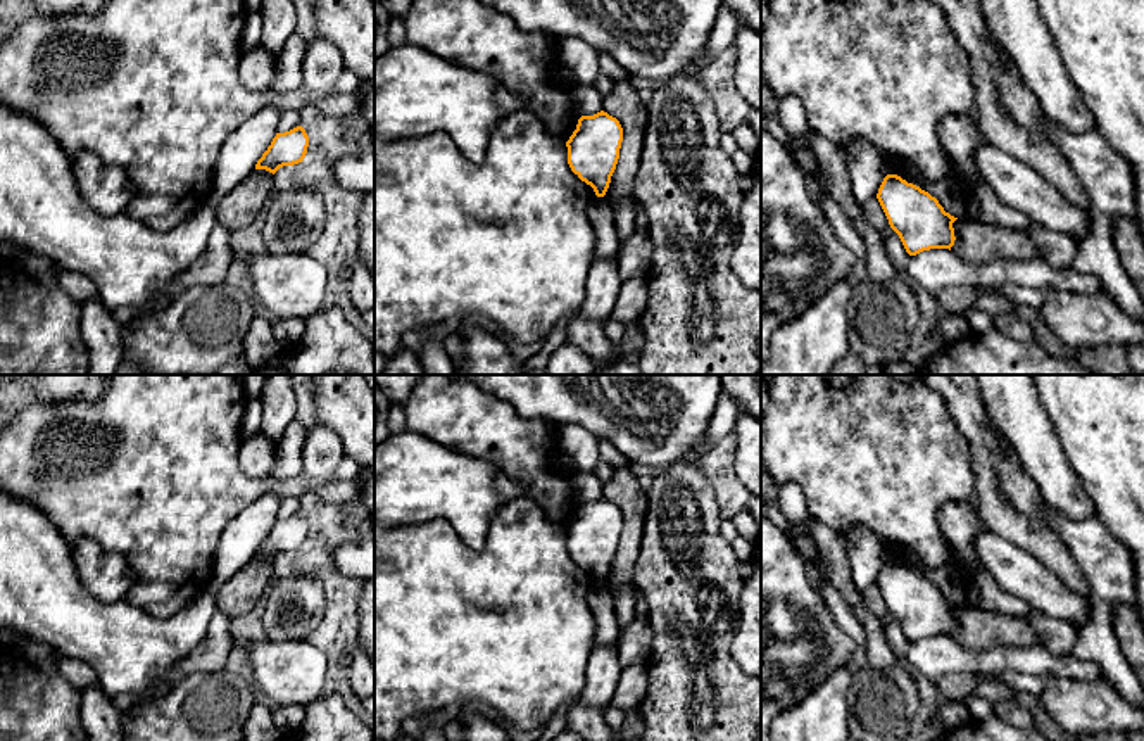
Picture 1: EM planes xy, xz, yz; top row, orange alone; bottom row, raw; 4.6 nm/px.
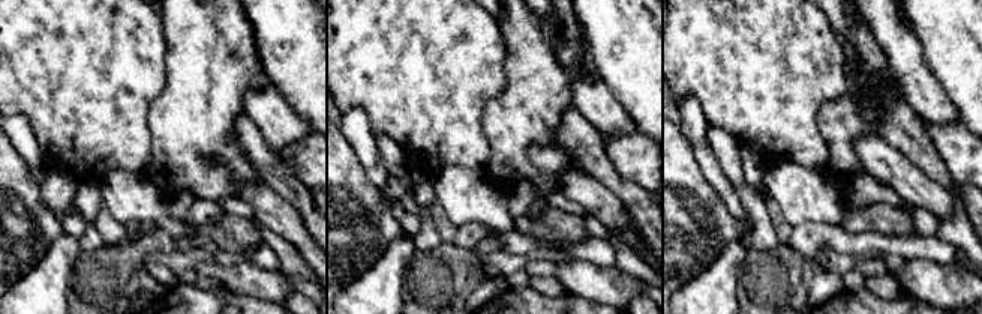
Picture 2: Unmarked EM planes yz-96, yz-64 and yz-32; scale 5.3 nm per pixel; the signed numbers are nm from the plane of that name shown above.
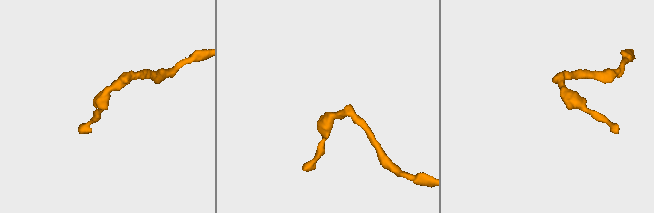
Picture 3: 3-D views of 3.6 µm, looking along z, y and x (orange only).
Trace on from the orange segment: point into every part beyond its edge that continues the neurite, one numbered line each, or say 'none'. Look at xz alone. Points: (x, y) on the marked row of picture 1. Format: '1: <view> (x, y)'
none

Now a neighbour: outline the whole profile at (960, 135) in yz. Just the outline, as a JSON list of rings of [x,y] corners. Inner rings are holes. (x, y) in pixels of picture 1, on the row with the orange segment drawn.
[[[977,109],[946,116],[937,126],[937,136],[946,155],[961,173],[956,183],[965,193],[973,195],[971,183],[980,178],[973,155],[980,145],[990,143],[978,126]]]

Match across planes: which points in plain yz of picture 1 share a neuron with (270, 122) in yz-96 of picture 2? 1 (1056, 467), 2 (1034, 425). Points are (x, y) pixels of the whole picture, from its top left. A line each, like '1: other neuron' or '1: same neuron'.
1: same neuron
2: same neuron

